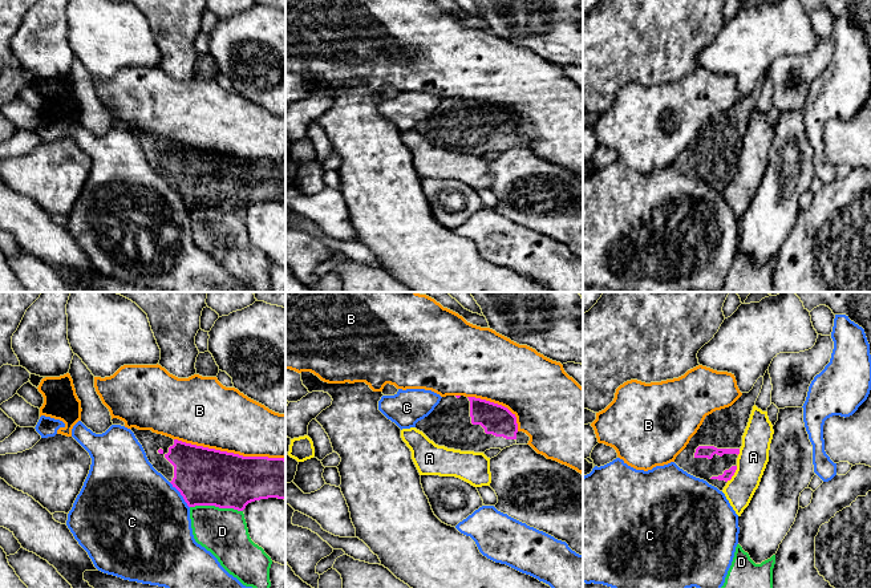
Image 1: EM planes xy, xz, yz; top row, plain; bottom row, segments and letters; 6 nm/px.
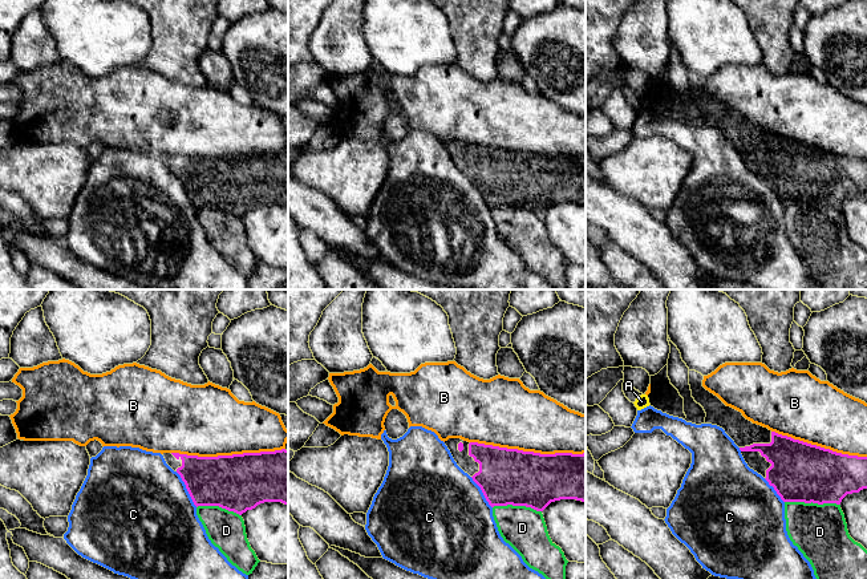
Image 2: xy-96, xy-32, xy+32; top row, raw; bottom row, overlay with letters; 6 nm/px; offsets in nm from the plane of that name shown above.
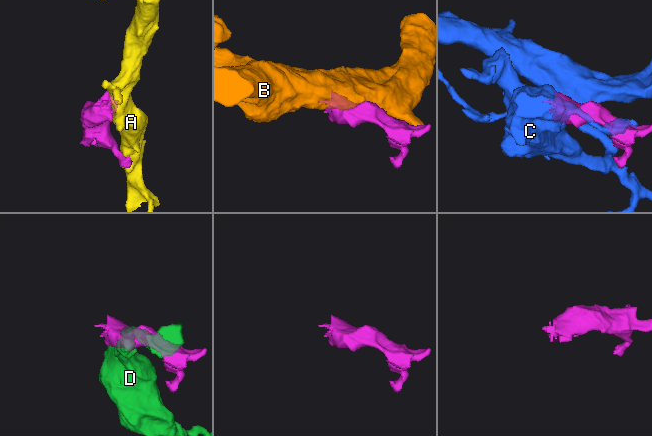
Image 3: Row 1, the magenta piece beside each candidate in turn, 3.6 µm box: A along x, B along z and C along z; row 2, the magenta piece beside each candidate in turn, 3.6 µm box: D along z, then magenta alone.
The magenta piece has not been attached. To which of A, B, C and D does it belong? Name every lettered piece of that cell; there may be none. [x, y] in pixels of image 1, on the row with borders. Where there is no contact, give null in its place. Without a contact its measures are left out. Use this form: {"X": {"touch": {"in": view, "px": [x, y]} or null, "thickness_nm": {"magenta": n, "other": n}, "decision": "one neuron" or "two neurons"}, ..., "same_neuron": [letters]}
{"A": {"touch": {"in": "yz", "px": [733, 474]}, "thickness_nm": {"magenta": 60, "other": 180}, "decision": "two neurons"}, "B": {"touch": {"in": "xy", "px": [230, 453]}, "thickness_nm": {"magenta": 360, "other": 380}, "decision": "two neurons"}, "C": {"touch": {"in": "xy", "px": [181, 494]}, "thickness_nm": {"magenta": 360, "other": 500}, "decision": "two neurons"}, "D": {"touch": {"in": "xy", "px": [217, 506]}, "thickness_nm": {"magenta": 360, "other": 280}, "decision": "two neurons"}, "same_neuron": []}

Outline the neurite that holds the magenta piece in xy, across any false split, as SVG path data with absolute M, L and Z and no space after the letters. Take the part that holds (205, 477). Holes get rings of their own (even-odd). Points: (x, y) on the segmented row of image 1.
M130 429L149 462L175 487L189 507L243 511L251 502L285 500L285 459L243 457L186 443L151 430Z

